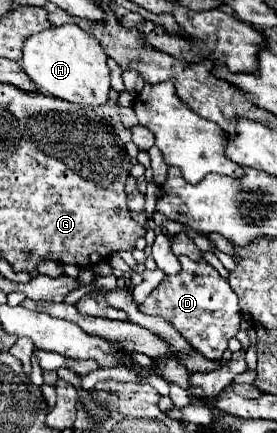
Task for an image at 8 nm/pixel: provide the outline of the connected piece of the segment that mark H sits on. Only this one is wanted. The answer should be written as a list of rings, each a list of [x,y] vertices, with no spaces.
[[[75,24],[49,28],[29,38],[25,42],[23,58],[19,64],[43,94],[51,94],[55,98],[83,106],[101,106],[109,102],[111,72],[107,66],[107,54],[101,50],[101,44],[93,36]]]

